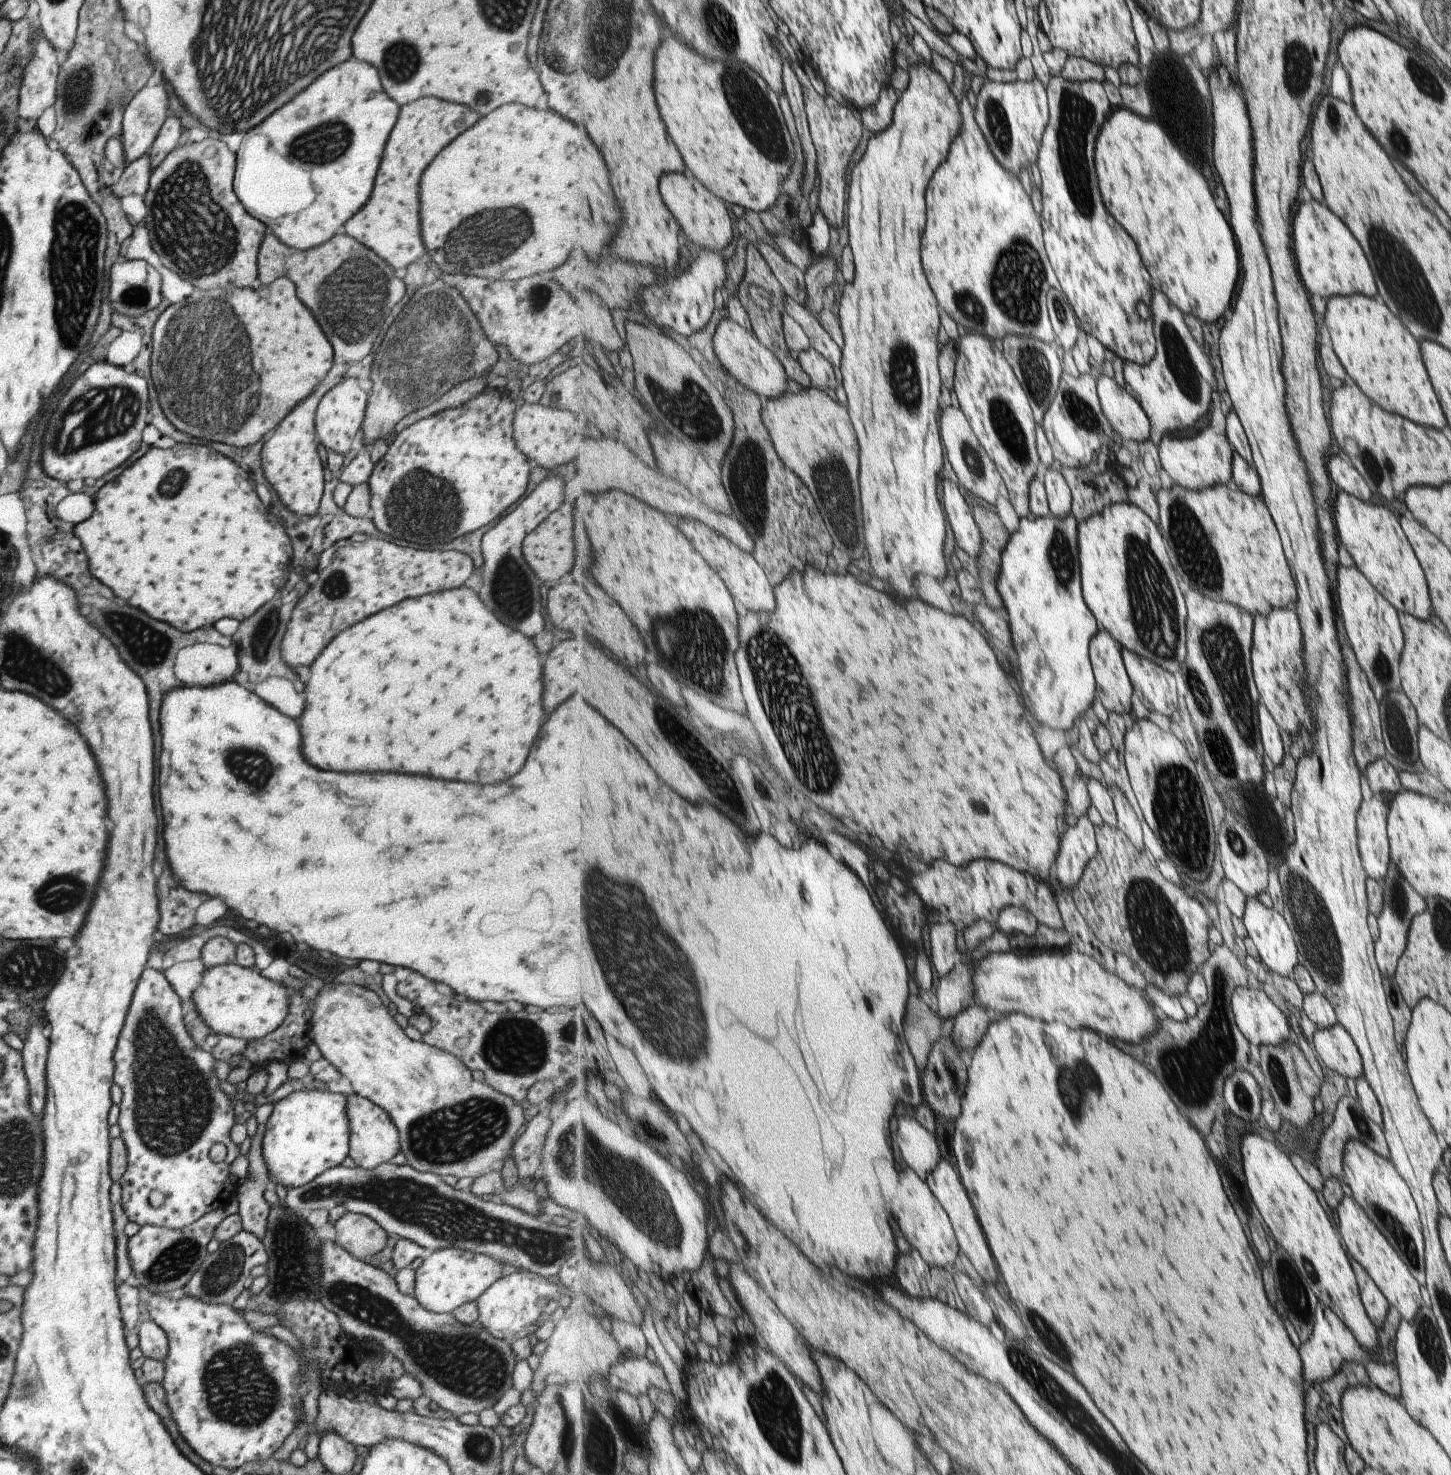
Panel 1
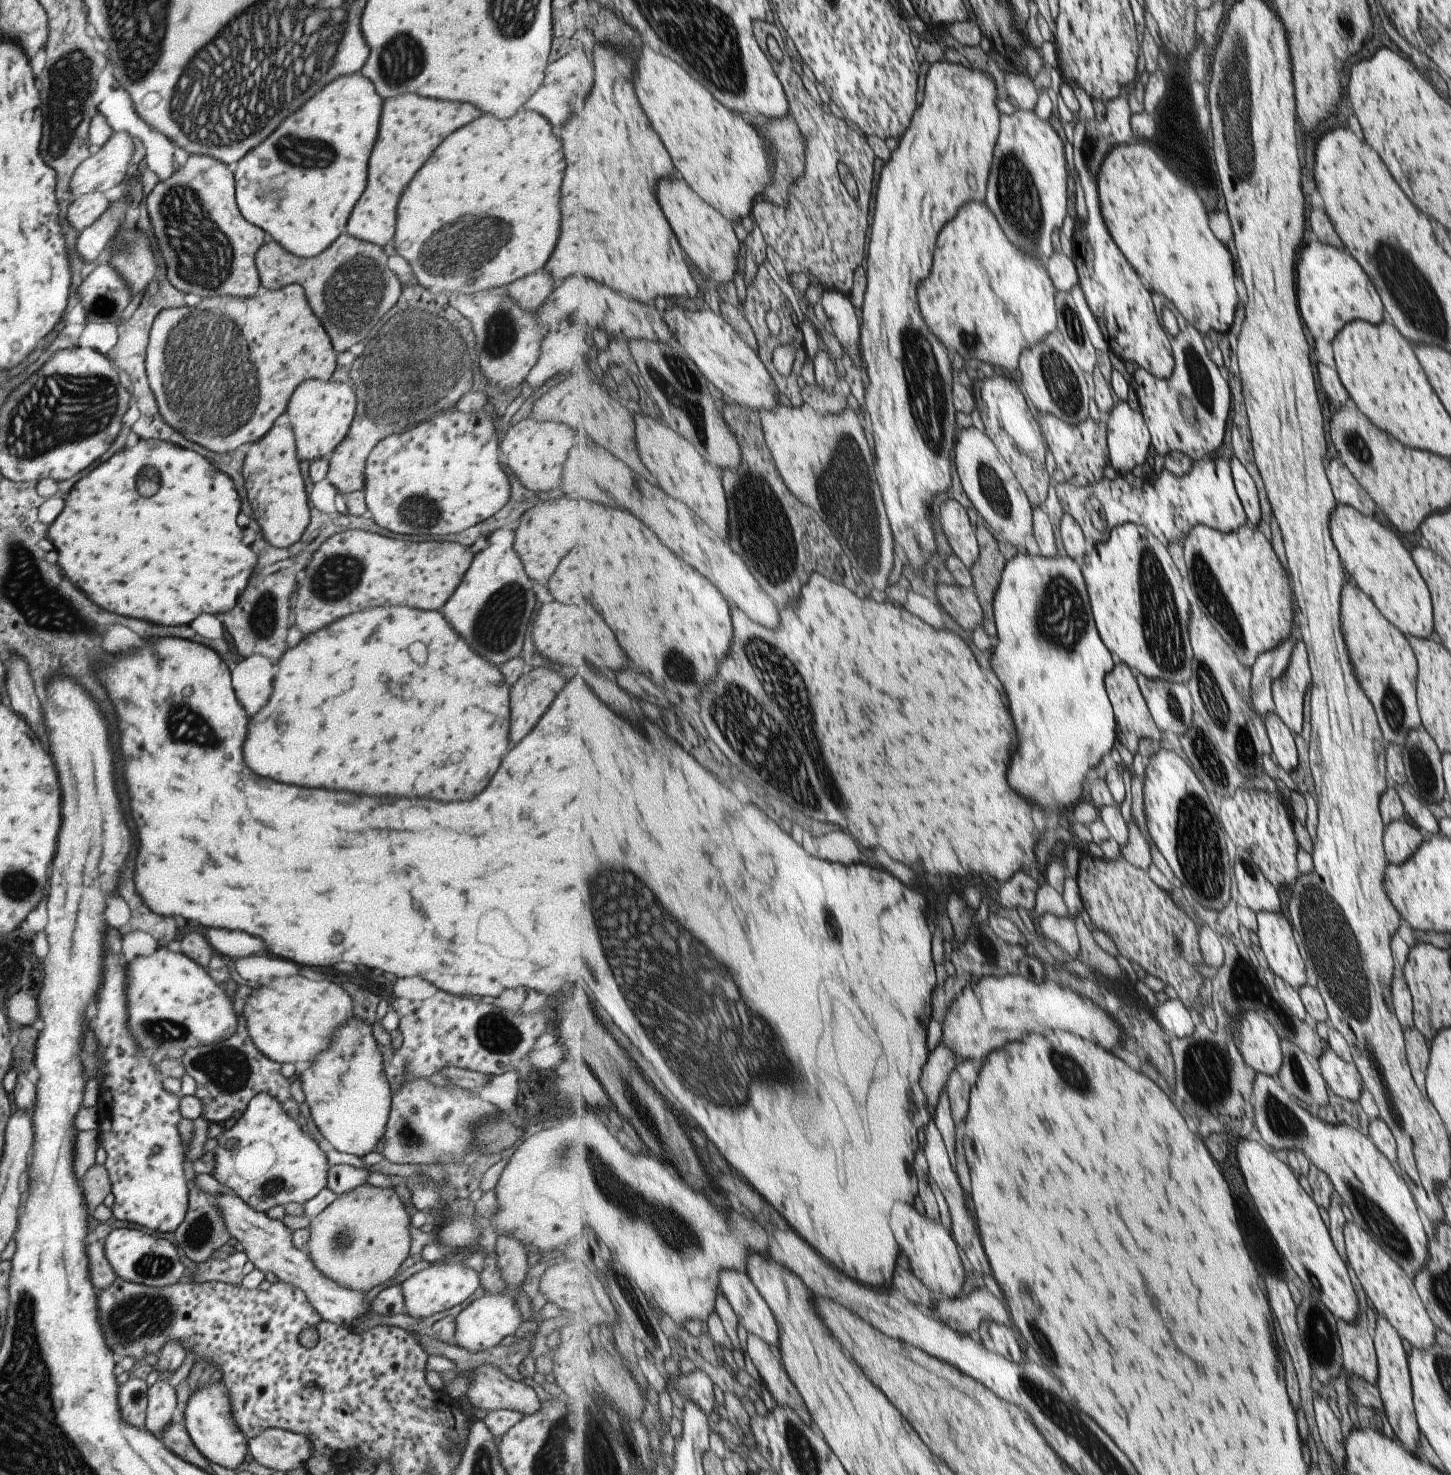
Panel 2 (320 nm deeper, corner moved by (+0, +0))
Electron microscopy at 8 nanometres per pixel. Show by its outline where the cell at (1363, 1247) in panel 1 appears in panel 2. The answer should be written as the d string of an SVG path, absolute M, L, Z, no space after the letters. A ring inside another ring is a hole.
M1345 1222L1342 1228L1344 1249L1347 1252L1347 1260L1353 1269L1357 1280L1364 1290L1367 1300L1373 1304L1375 1313L1385 1318L1395 1328L1403 1340L1407 1340L1416 1349L1426 1349L1433 1345L1435 1328L1419 1299L1412 1279L1410 1279L1401 1267L1393 1262L1380 1246L1353 1222Z

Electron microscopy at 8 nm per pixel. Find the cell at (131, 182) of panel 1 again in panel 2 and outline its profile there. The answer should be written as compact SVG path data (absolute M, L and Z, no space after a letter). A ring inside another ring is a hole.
M100 192L87 193L75 198L69 203L66 210L66 219L77 233L88 227L94 220L103 214L110 203Z

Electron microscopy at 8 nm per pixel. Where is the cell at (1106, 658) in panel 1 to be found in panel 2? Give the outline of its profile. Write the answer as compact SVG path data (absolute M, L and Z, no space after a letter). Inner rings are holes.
M1117 661L1115 670L1110 672L1109 678L1106 680L1106 687L1109 689L1110 699L1118 721L1118 739L1131 754L1140 752L1141 739L1164 741L1162 729L1159 728L1151 714L1150 705L1147 704L1145 694L1139 686L1138 677L1128 664Z

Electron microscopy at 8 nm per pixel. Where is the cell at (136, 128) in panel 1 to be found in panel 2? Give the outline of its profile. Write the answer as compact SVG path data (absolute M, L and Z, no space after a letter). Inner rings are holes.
M128 131L112 133L100 150L75 167L68 182L69 192L78 196L105 192L119 184L126 172L132 169L129 160L133 152Z

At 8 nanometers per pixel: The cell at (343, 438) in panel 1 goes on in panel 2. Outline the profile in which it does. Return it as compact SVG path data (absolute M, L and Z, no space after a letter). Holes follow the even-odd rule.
M307 379L299 383L289 395L285 410L299 460L311 462L327 456L346 435L355 409L354 389L345 383L319 379Z

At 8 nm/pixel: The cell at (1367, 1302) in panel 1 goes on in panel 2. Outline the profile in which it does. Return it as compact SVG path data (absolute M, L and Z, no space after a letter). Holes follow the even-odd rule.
M1375 1314L1376 1325L1372 1343L1376 1354L1377 1380L1376 1387L1382 1402L1380 1413L1392 1428L1397 1440L1412 1455L1416 1456L1416 1446L1421 1435L1418 1429L1417 1414L1414 1412L1413 1389L1409 1388L1409 1375L1405 1364L1405 1352L1401 1340L1397 1338L1398 1331L1385 1320Z

